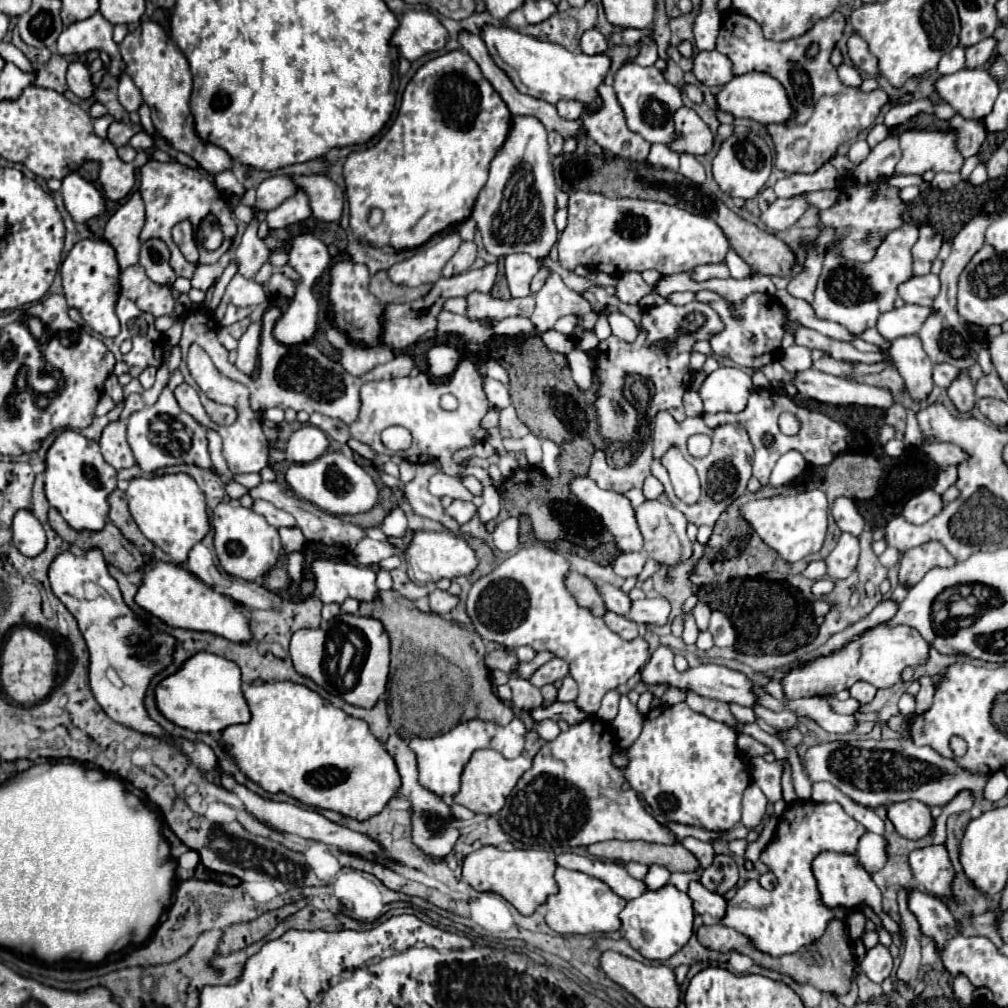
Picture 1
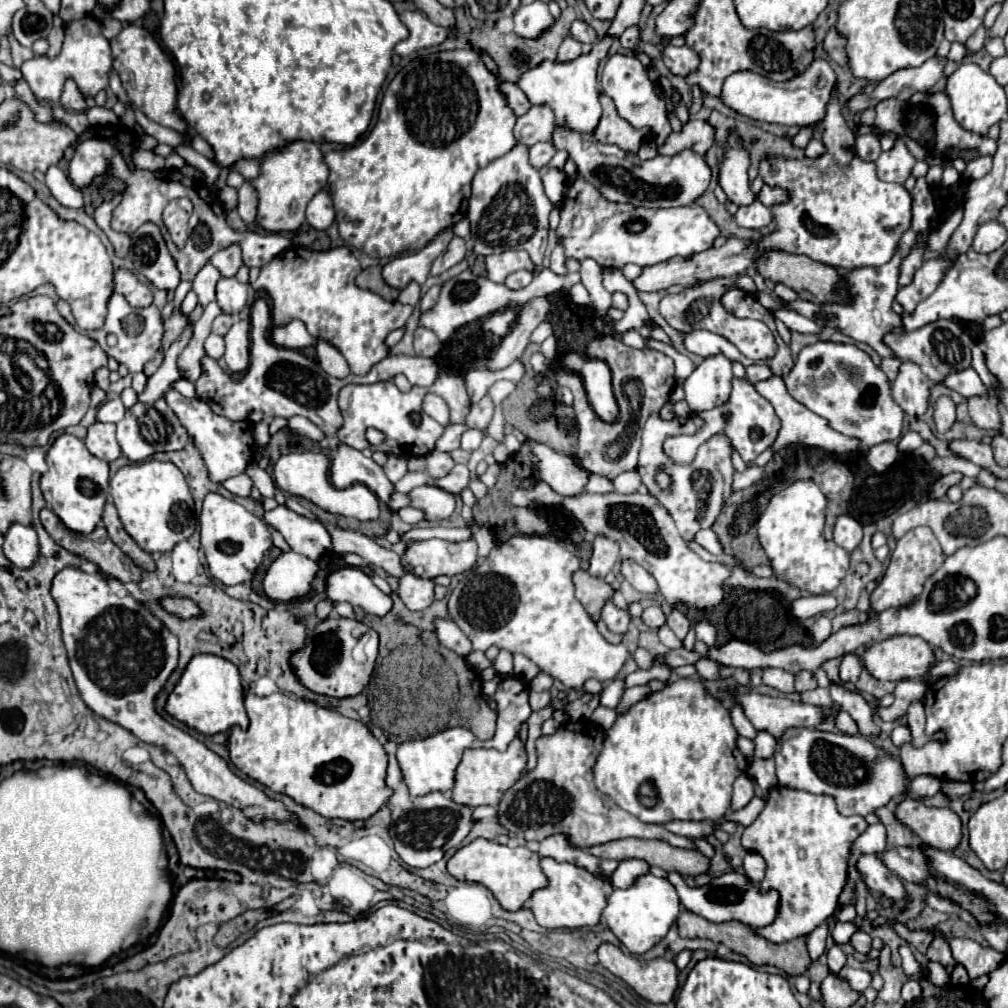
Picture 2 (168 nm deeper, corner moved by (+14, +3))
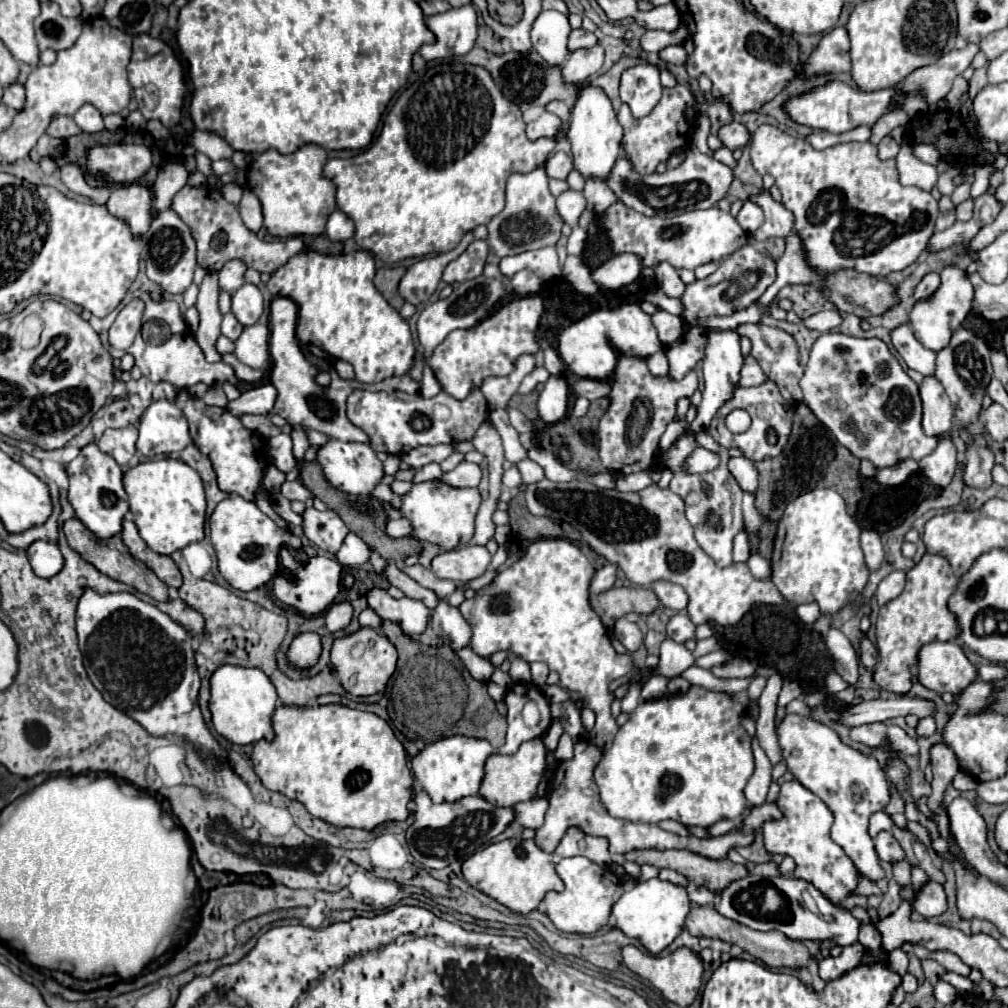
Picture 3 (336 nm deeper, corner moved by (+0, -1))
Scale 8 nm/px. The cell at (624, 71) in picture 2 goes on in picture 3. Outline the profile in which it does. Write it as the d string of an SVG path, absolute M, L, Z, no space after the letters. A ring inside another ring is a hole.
M637 64L621 74L619 94L625 104L629 104L635 118L647 116L661 100L659 68L653 64Z

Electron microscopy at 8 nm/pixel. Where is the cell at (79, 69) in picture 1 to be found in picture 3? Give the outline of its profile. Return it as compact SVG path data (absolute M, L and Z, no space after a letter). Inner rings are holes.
M85 104L83 108L79 108L73 116L73 120L77 122L77 126L83 130L83 132L101 132L105 126L103 126L103 116L101 112L91 106L91 104Z

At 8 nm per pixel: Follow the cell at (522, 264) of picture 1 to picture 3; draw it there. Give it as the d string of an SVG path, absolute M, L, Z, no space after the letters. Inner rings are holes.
M541 248L541 250L515 254L515 256L505 256L501 258L499 268L501 268L501 274L507 278L515 276L515 272L519 270L531 270L545 282L561 276L561 264L555 248Z

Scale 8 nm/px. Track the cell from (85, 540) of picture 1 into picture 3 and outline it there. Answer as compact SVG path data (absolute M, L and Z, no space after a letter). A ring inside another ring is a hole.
M77 518L67 520L67 522L63 524L63 532L65 532L65 538L67 538L69 546L71 546L75 552L79 552L87 562L91 562L99 572L107 574L107 576L113 578L113 580L131 584L131 586L137 588L139 592L149 594L153 600L167 600L167 598L169 598L165 582L161 582L143 562L139 564L139 562L131 556L129 548L123 544L123 540L121 540L119 536L113 536L113 538L109 538L109 540L99 540L99 538L97 538L91 530L87 530Z

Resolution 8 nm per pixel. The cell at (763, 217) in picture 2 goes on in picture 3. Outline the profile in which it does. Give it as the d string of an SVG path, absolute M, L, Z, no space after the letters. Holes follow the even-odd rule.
M745 200L743 208L741 208L739 216L737 216L737 222L739 222L739 226L741 226L745 232L753 234L753 232L763 224L763 210L761 210L757 204Z

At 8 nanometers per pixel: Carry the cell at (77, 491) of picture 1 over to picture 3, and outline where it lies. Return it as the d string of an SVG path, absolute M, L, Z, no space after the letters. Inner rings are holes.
M87 444L81 448L79 456L67 464L69 474L69 502L75 516L99 538L111 538L121 532L121 520L129 510L129 500L123 488L121 466L115 464L113 456L99 450L97 444Z

